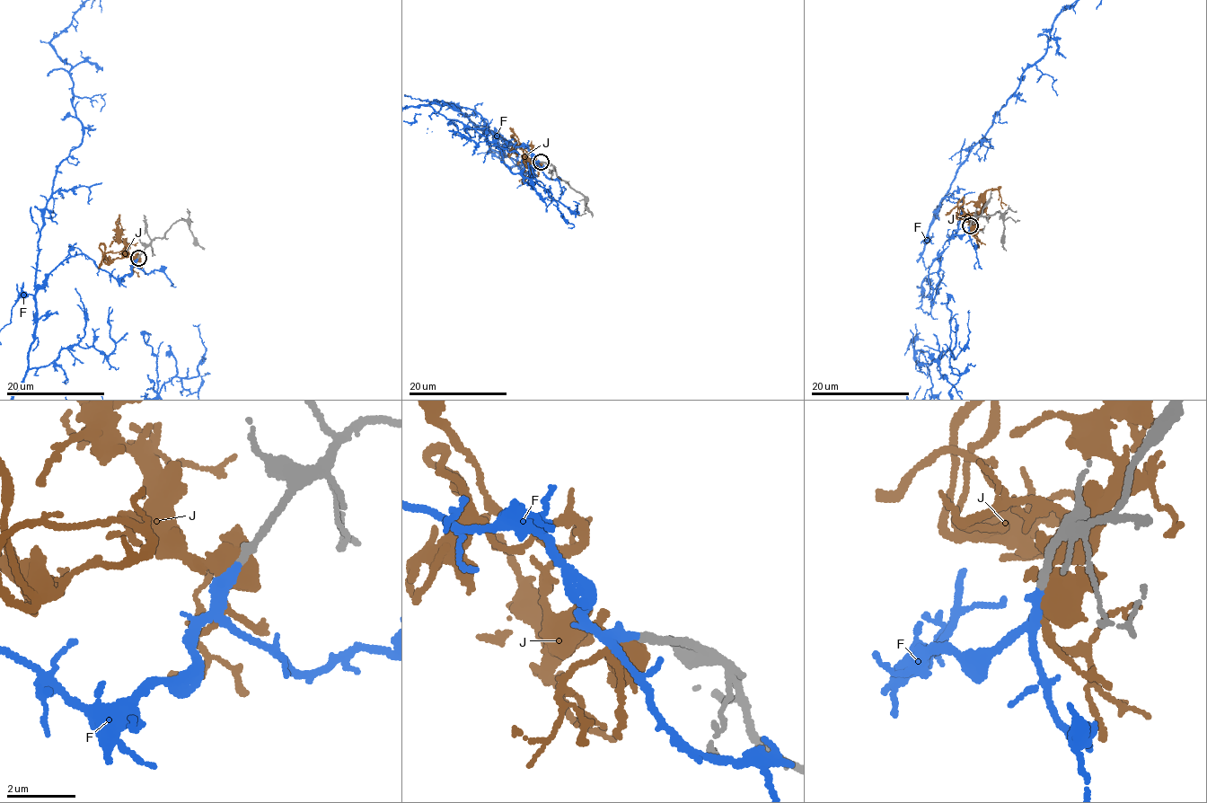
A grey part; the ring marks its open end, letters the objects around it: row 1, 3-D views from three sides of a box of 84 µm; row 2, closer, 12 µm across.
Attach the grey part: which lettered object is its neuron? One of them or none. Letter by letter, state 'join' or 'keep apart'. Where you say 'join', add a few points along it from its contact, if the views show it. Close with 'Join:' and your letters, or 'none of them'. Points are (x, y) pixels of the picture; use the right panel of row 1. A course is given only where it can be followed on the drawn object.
F: join
J: keep apart
Join: F

